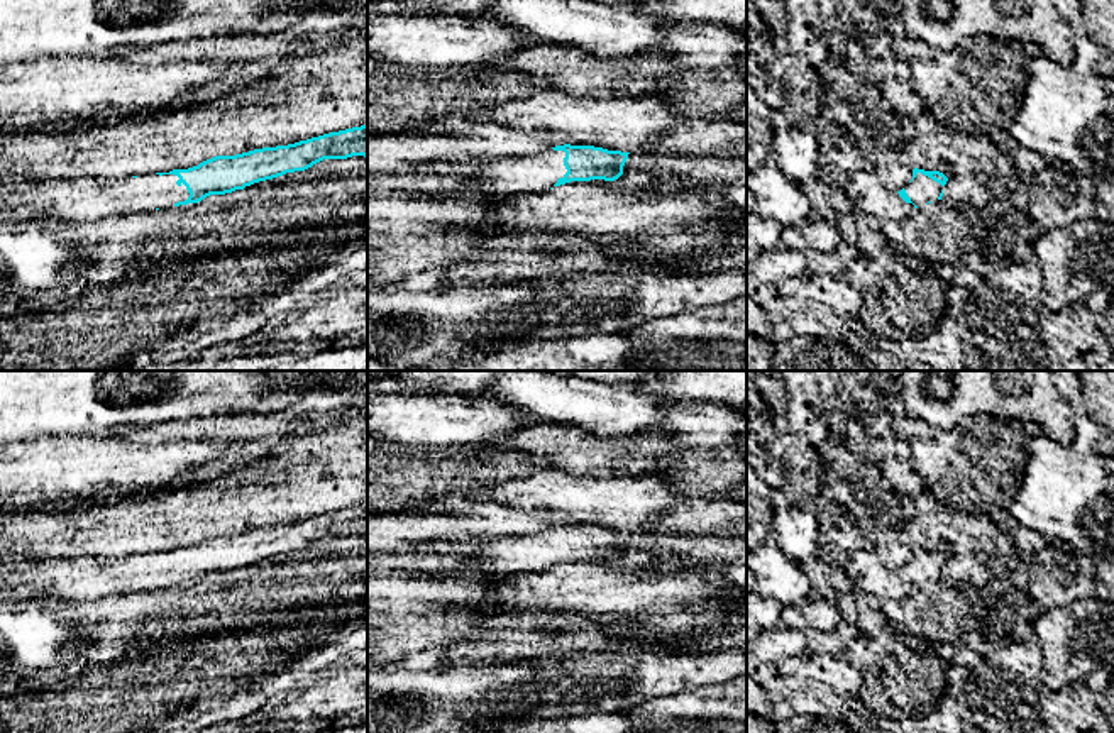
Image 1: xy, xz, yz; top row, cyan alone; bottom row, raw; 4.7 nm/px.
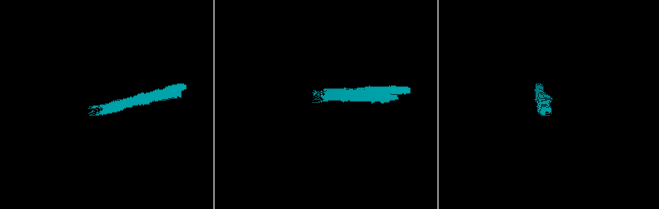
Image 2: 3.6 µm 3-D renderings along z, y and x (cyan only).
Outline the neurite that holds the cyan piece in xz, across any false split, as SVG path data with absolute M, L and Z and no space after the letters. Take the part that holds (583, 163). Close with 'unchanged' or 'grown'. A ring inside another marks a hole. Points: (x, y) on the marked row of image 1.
M564 144L523 157L422 161L406 173L479 179L483 193L511 196L525 191L545 193L571 181L615 181L623 174L628 154L594 146Z; grown

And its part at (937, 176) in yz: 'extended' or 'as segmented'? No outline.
extended

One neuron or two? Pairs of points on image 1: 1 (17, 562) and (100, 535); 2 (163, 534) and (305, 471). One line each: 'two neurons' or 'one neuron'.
1: two neurons
2: one neuron

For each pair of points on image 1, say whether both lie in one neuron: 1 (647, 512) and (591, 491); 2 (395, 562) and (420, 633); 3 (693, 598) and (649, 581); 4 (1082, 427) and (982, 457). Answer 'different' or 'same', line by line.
1: same
2: same
3: same
4: different

